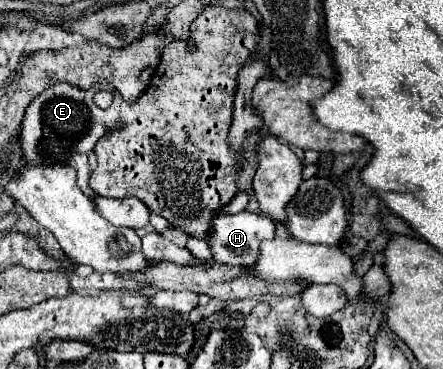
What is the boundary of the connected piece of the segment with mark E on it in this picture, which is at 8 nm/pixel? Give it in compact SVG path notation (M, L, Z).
M58 82L32 100L22 122L20 144L26 152L28 164L68 164L74 154L72 146L90 128L90 112L84 104L84 92L76 86Z

